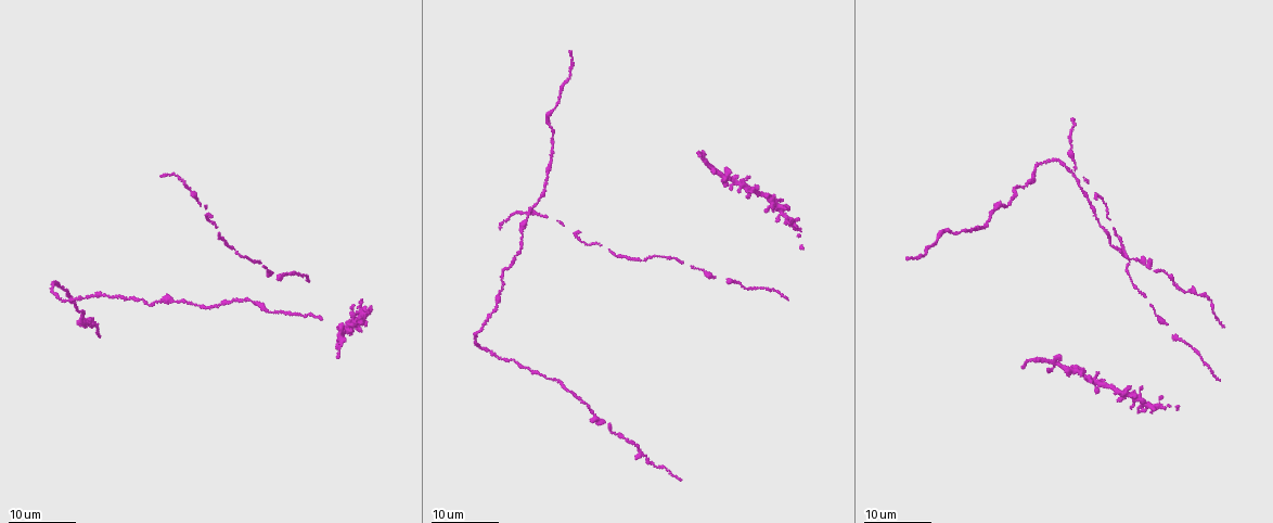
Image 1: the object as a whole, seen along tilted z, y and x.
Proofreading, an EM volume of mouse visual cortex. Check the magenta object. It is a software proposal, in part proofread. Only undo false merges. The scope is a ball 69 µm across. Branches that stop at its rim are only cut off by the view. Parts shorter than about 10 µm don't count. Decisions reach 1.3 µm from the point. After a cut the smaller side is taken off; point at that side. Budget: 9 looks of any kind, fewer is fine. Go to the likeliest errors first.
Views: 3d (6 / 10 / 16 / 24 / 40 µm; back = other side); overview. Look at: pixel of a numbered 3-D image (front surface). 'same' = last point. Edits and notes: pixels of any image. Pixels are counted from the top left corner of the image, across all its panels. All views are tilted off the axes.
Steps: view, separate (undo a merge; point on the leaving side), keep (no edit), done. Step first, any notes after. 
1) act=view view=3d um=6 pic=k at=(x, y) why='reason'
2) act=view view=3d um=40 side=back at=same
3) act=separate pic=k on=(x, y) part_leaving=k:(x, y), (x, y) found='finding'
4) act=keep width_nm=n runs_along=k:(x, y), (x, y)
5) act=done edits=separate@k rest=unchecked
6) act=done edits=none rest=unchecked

act=view view=3d um=16 pic=1 at=(165, 301)

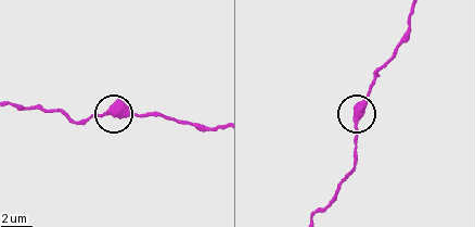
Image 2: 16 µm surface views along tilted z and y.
act=view view=3d um=10 pic=2 at=(110, 114)

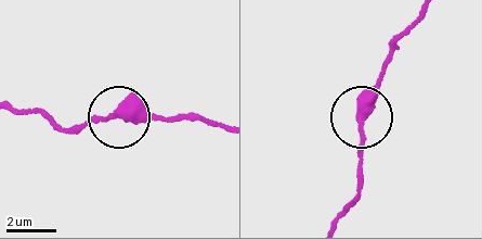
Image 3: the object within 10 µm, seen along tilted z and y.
act=keep found='continuous, no second neuron'

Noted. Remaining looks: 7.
act=view view=3d um=16 pic=1 at=(592, 413) why='three arms meet'

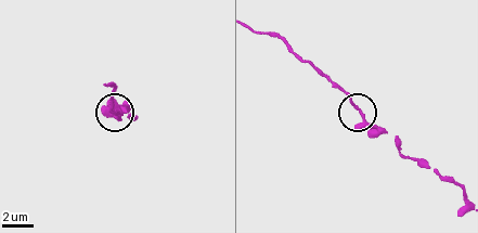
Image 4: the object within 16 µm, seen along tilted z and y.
act=view view=3d um=10 pic=4 at=(361, 114)

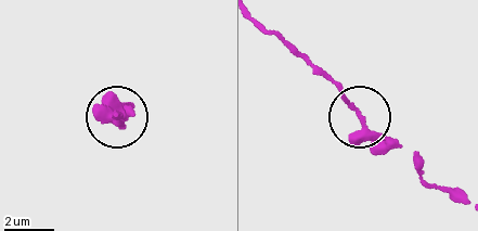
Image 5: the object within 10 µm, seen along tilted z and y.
act=keep arms=3 found='one neuron here'

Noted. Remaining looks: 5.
act=view view=3d um=24 pic=1 at=(525, 367) why='a narrow waist'

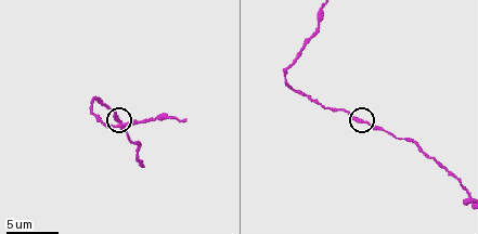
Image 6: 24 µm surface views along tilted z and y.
act=view view=3d um=10 pic=6 at=(367, 123) why='zoom in'

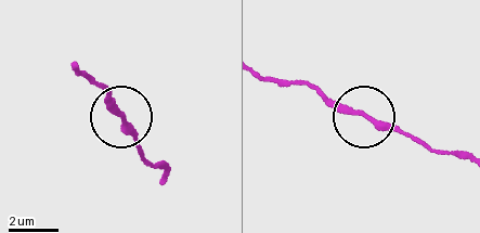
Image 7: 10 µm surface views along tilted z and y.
act=view view=3d um=6 pic=7 at=(358, 111)

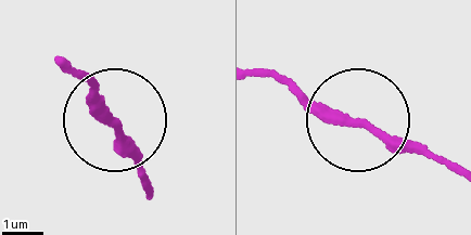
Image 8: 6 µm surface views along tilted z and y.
act=keep runs_along=8:(77, 73), (118, 146), (151, 178) found='all the same neuron'

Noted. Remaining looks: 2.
act=view view=3d um=16 pic=1 at=(733, 183) why='two arms in line, one across'

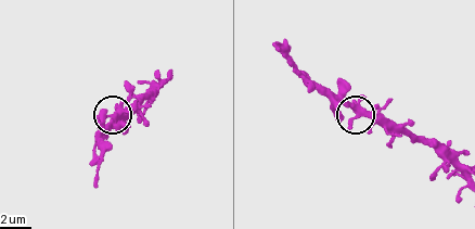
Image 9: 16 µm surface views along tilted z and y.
act=view view=3d um=6 pic=9 at=(354, 108)

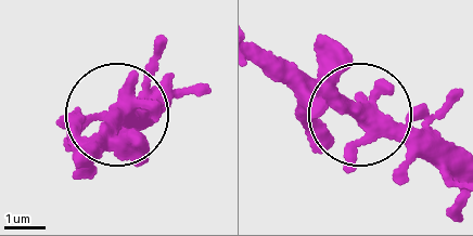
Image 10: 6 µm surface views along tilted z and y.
act=keep arms=3 found='one neuron here'

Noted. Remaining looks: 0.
act=done edits=none rest=unchecked

